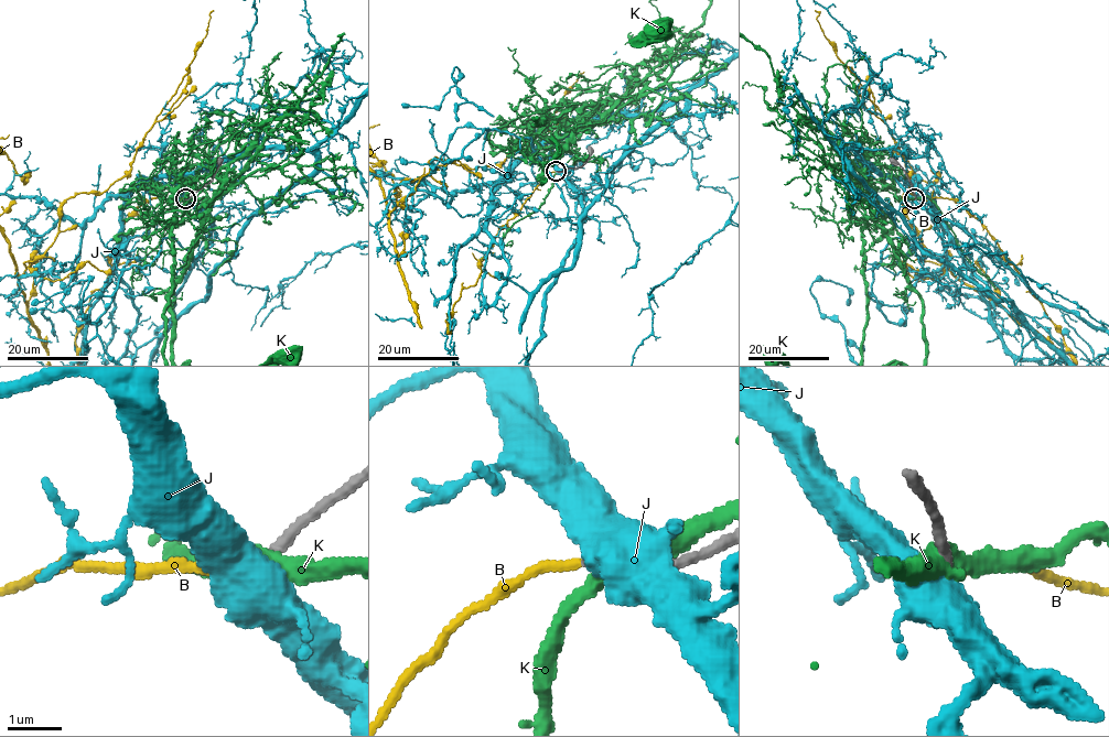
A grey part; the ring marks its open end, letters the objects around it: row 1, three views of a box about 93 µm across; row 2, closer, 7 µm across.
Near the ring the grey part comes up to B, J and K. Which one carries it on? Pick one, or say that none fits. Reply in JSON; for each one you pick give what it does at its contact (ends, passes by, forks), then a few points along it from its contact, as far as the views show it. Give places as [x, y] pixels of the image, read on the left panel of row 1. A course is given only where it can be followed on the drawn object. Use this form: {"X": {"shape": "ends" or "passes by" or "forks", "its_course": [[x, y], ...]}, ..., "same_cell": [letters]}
{"B": {"shape": "ends"}, "same_cell": ["B"]}

